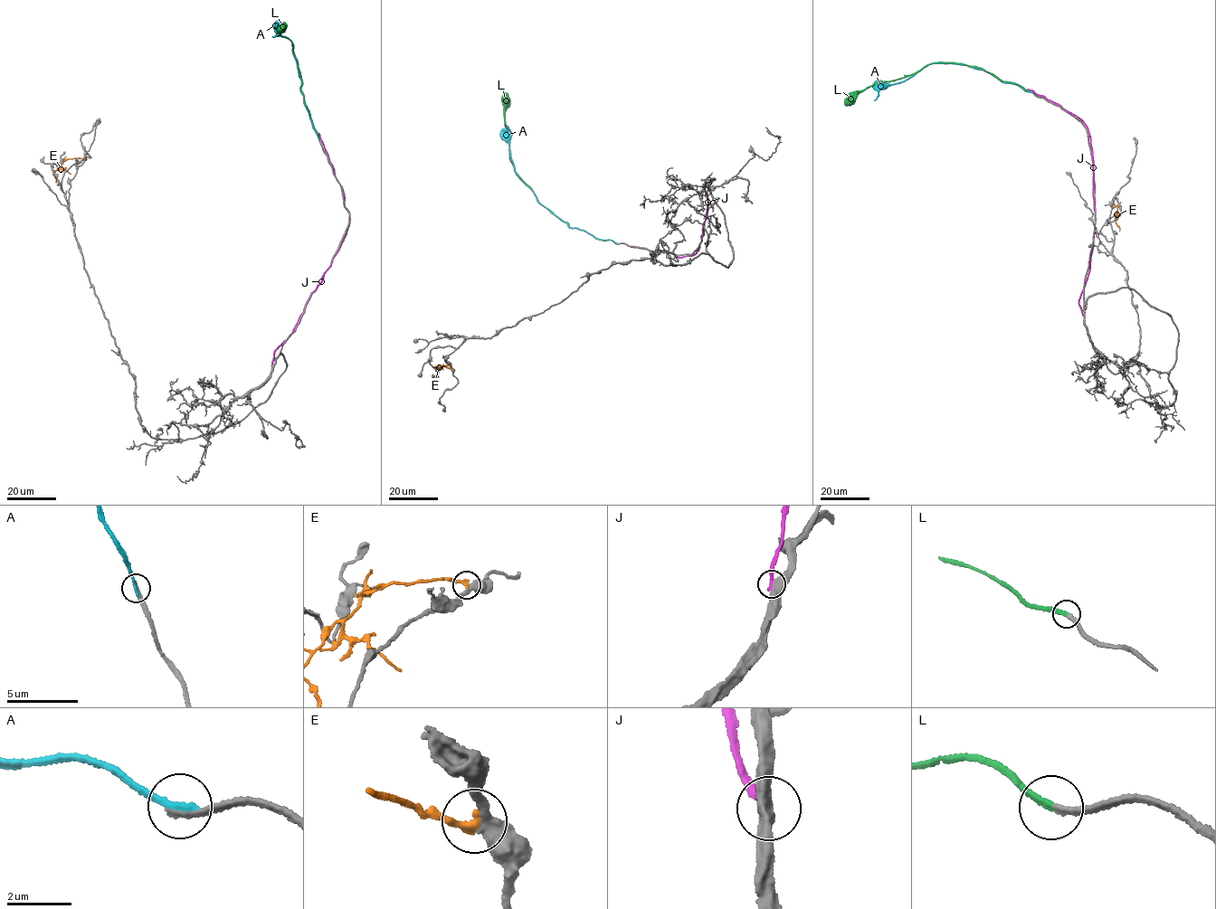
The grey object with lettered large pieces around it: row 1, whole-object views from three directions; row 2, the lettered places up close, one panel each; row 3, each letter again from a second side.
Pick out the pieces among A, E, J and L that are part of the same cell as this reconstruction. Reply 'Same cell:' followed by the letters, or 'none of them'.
Same cell: L

